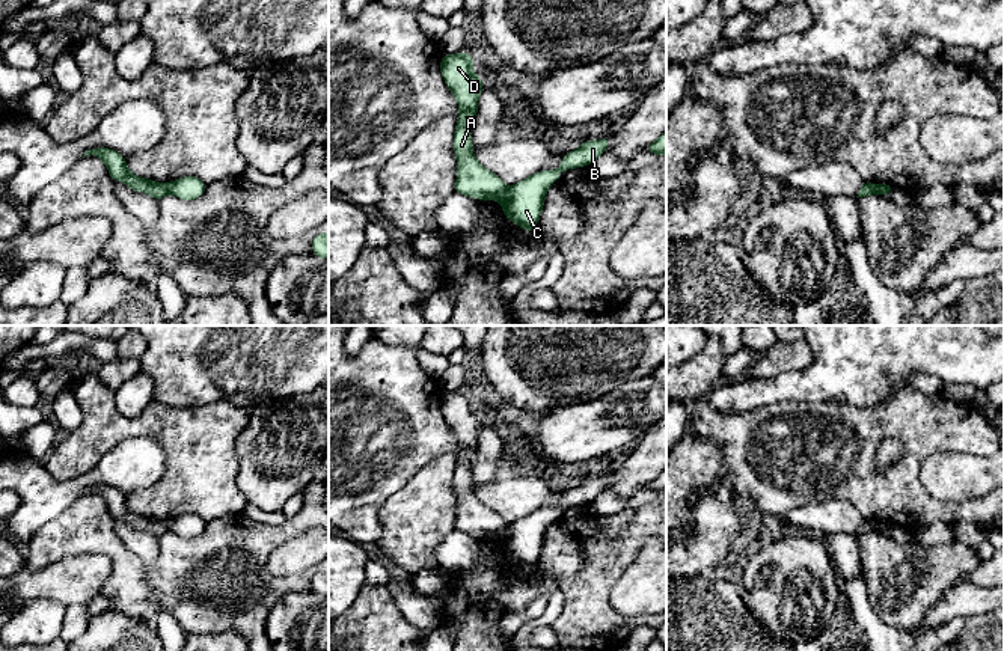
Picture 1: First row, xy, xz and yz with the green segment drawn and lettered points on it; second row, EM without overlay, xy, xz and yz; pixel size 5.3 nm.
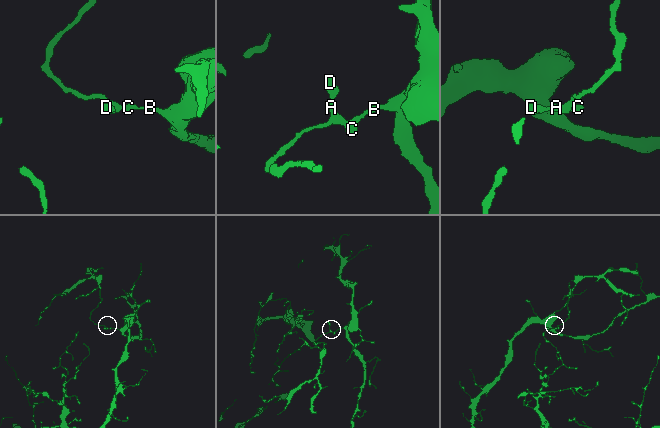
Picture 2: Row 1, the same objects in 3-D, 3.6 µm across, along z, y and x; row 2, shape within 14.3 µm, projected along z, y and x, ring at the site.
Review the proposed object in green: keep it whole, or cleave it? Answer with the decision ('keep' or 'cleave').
cleave

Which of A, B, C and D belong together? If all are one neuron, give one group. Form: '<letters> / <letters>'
A D / B C

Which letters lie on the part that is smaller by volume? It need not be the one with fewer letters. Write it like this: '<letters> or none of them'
A, D

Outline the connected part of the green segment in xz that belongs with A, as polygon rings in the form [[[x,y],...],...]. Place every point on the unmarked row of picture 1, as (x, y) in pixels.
[[[472,390],[448,392],[440,399],[442,414],[457,436],[460,455],[454,470],[454,488],[457,494],[455,530],[481,538],[502,539],[508,524],[500,514],[487,508],[473,494],[470,458],[478,452],[478,436],[485,420],[473,410]]]

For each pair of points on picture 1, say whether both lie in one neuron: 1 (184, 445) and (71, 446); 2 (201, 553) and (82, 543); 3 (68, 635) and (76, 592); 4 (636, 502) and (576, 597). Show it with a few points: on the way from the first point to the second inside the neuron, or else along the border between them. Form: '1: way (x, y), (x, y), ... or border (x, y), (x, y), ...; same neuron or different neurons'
1: way (156, 425), (106, 427), (100, 433); same neuron
2: way (171, 577), (142, 577), (112, 547); same neuron
3: border (85, 606), (70, 605), (67, 608); different neurons
4: border (650, 502), (636, 510); different neurons

